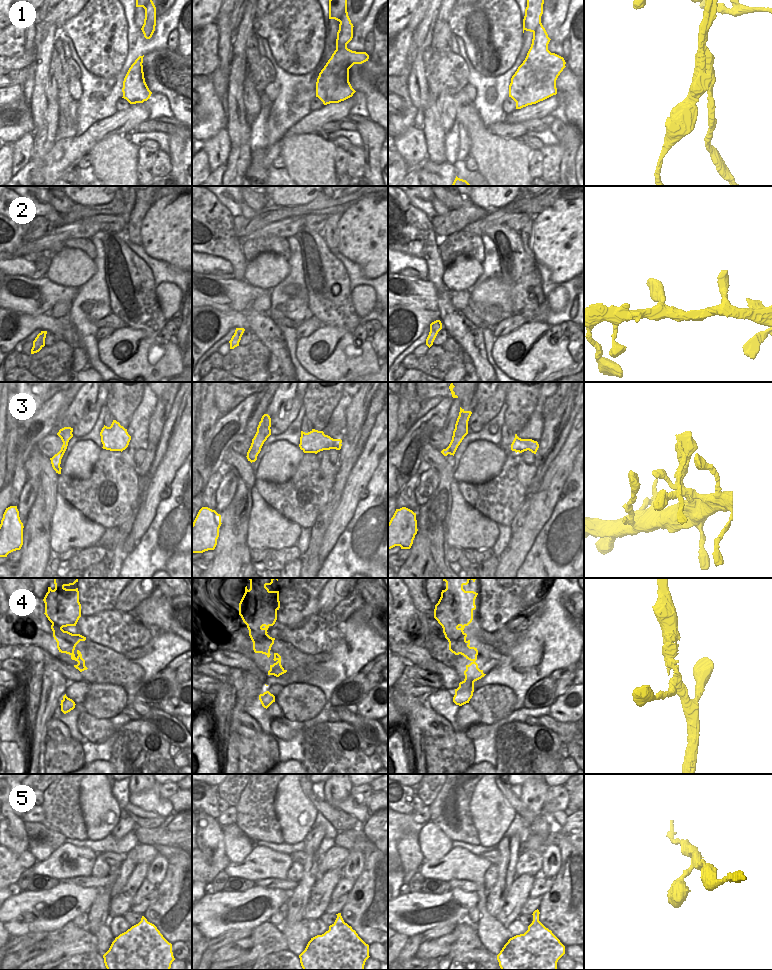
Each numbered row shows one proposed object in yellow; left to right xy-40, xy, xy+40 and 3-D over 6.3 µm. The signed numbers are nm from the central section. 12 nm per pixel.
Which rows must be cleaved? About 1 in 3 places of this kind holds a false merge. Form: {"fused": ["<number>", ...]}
{"fused": ["1", "3"]}

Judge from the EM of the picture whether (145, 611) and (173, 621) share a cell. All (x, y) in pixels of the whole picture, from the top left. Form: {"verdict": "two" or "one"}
{"verdict": "one"}

